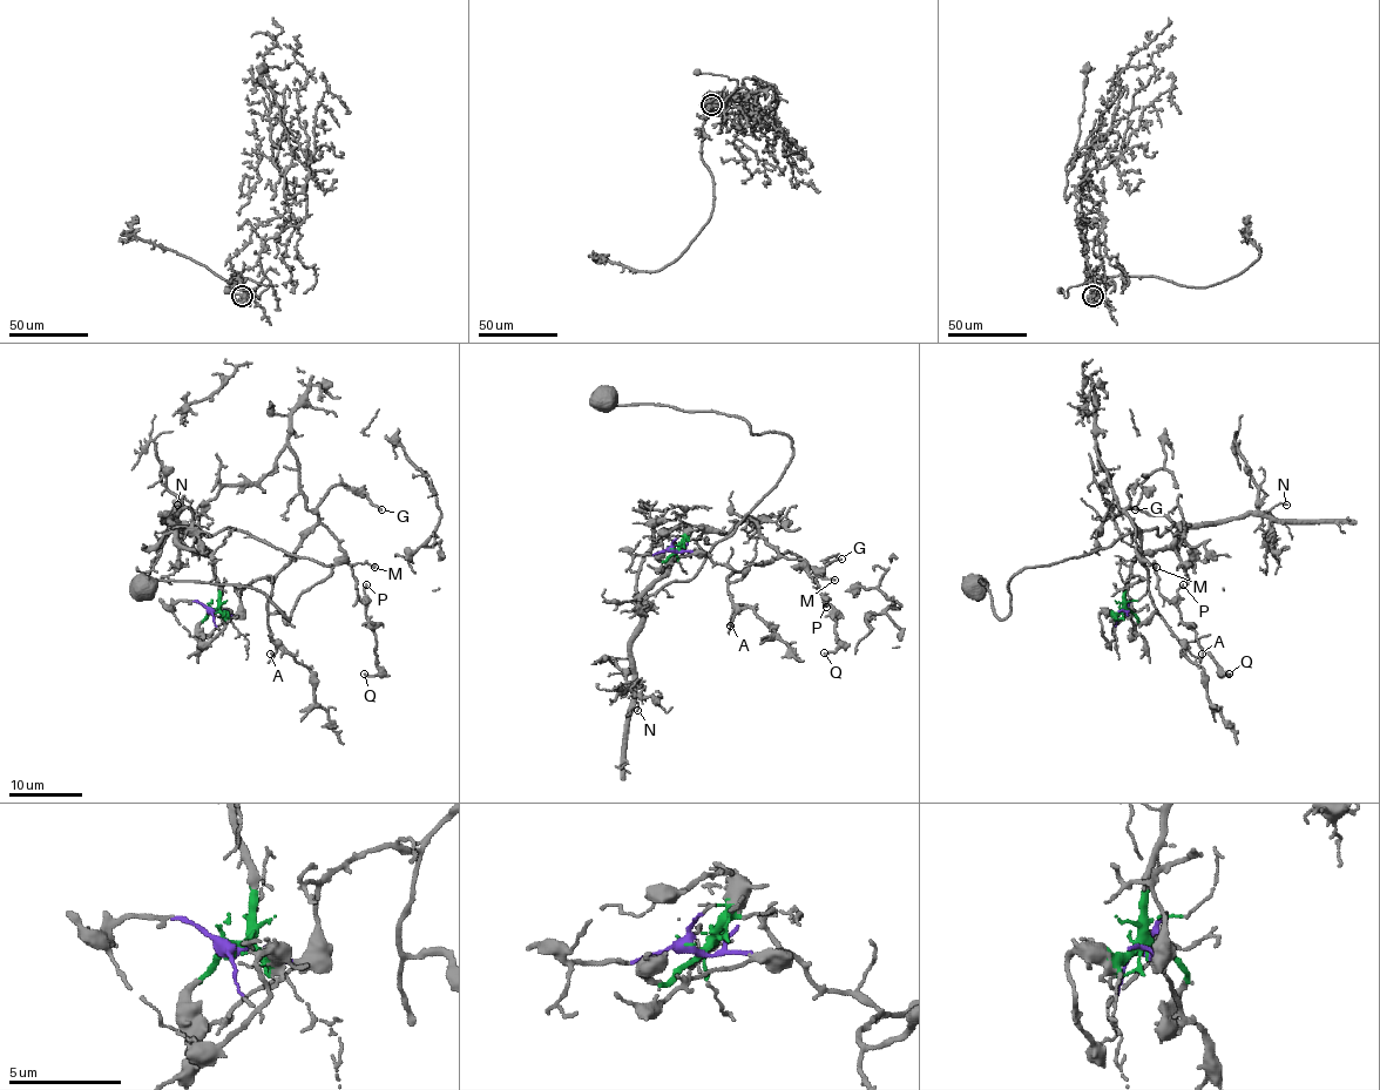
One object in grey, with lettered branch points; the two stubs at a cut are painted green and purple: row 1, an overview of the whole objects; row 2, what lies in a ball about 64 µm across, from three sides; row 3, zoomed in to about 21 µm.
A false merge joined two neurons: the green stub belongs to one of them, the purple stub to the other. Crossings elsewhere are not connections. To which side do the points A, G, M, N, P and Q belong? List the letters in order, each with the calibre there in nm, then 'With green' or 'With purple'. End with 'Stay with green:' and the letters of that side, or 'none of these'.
A: Thickness 80 nm. With purple
G: Thickness 140 nm. With purple
M: Thickness 170 nm. With purple
N: Thickness 120 nm. With green
P: Thickness 120 nm. With purple
Q: Thickness 160 nm. With purple
Stay with green: N

